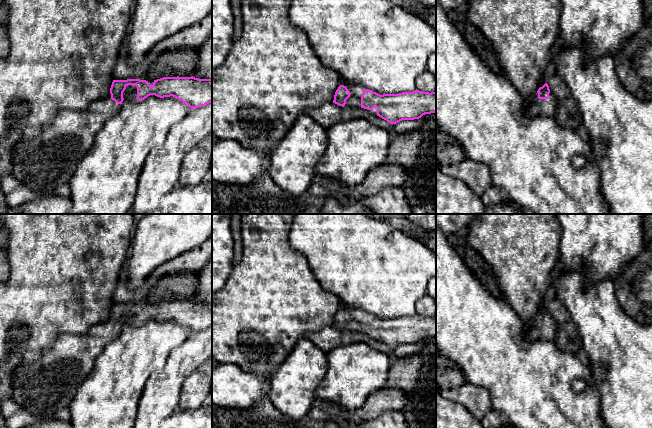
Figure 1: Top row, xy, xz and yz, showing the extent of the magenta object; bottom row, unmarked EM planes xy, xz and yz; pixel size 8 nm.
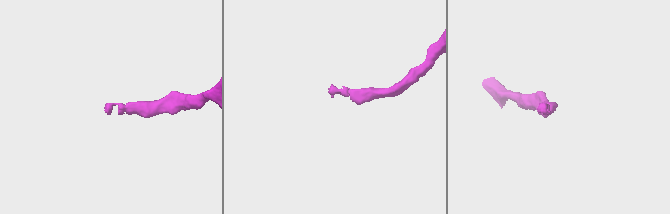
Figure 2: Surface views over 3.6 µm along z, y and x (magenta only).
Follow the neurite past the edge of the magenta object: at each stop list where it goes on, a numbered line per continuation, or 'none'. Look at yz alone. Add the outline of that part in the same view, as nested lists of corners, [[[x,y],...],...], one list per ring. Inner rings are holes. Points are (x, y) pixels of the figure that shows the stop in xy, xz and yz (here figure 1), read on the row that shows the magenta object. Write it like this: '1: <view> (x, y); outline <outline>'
1: yz (540, 107); outline [[[550,91],[548,99],[539,99],[538,93],[534,98],[532,105],[528,109],[529,115],[555,117],[557,112],[557,99]]]

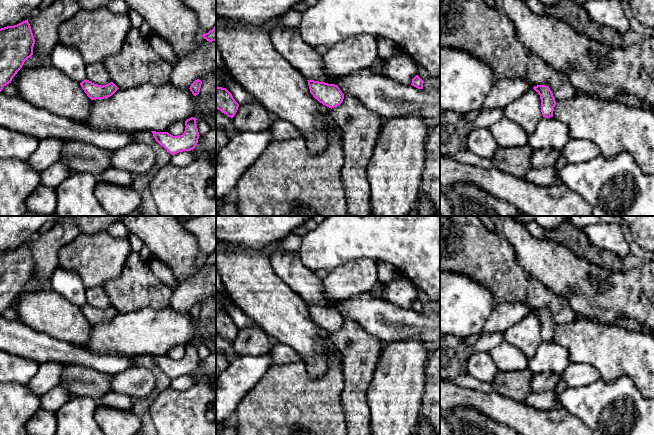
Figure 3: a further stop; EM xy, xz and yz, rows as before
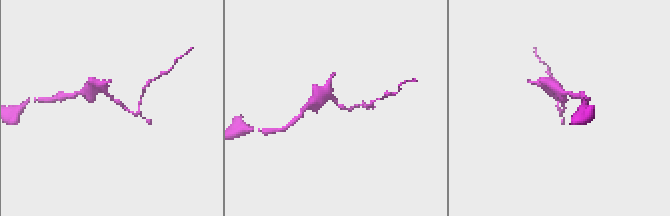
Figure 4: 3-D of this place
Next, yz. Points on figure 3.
none

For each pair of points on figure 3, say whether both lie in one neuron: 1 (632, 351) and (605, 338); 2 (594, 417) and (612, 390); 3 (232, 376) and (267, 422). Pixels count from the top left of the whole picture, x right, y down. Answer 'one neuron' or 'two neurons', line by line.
1: one neuron
2: one neuron
3: two neurons

